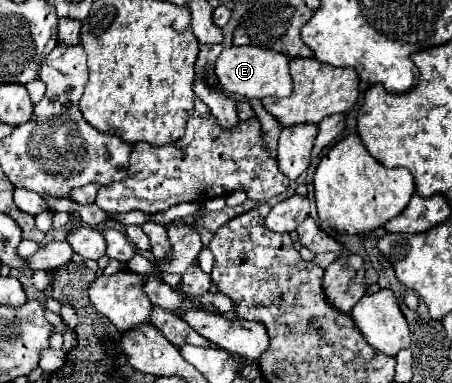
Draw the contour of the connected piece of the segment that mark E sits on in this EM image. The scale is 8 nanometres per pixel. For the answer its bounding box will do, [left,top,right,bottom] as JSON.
[215,46,293,98]

